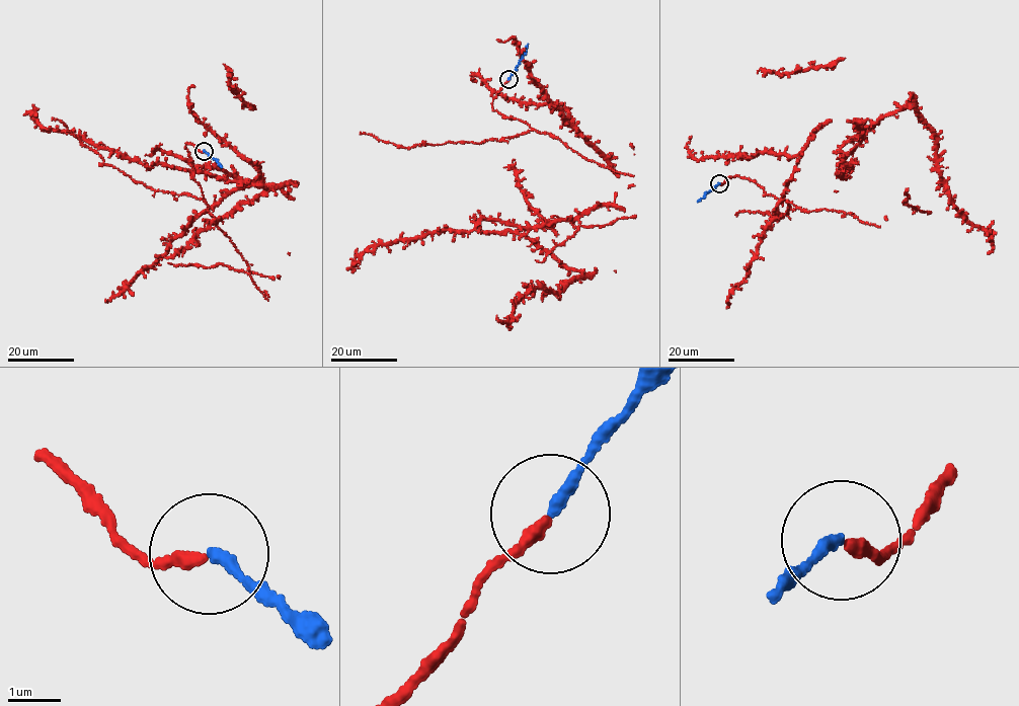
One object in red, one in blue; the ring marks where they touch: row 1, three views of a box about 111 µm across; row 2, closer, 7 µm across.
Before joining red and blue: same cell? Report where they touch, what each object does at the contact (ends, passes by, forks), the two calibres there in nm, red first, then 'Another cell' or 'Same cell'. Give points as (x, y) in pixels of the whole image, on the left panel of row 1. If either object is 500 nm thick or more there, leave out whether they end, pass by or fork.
Place: (204, 151). At the ring red ends. At the ring blue ends. Thickness 220 nm (red) against 200 nm. Same cell

